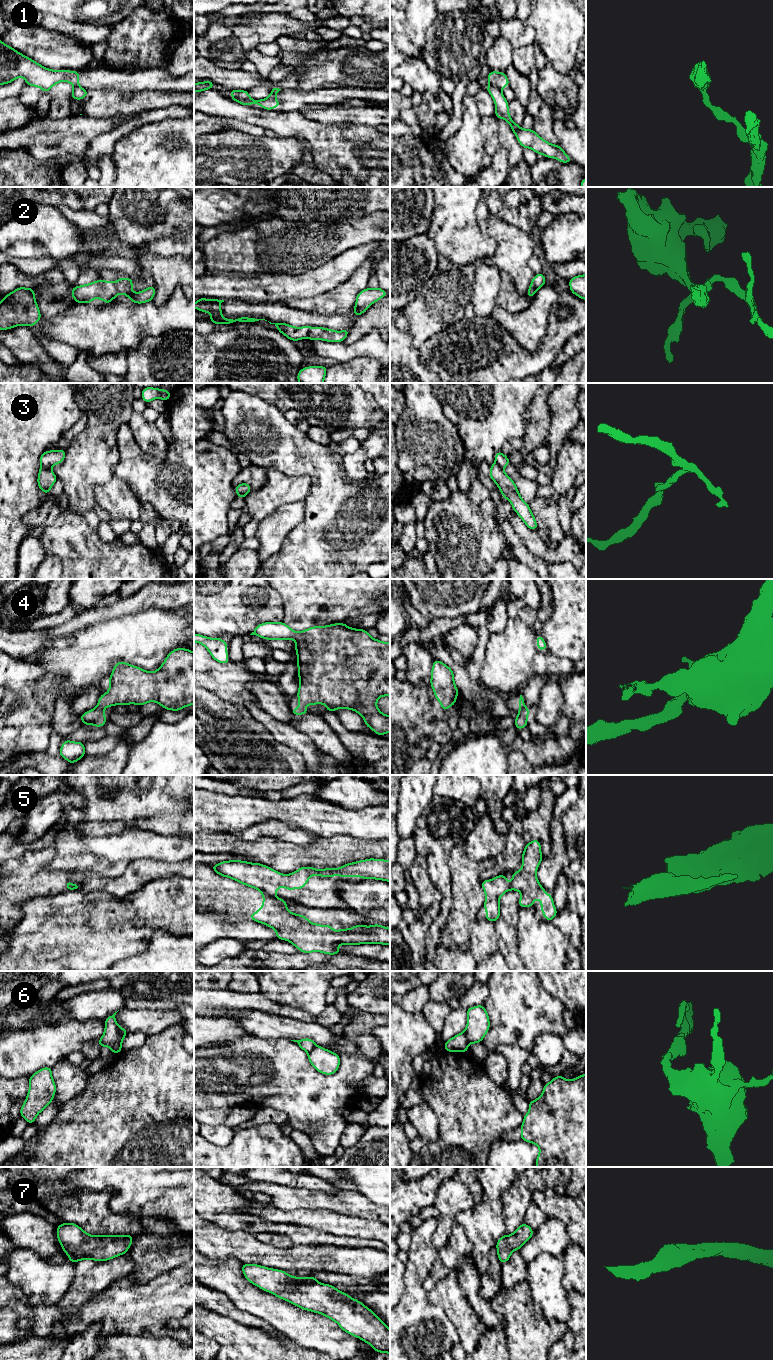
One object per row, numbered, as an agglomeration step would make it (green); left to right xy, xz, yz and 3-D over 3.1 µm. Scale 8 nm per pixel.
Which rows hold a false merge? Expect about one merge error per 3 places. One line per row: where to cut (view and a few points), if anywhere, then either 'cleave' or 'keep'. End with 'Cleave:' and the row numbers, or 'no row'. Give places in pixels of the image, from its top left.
1: cut yz (490, 83), (500, 90); cleave
2: cut xy (113, 283), (118, 293); cleave
3: cut xy (41, 466), (50, 467); cleave
4: cut xy (97, 706), (102, 709); cleave
5: cut xz (261, 892), (272, 896); cleave
6: cut xy (115, 1022), (118, 1033), (123, 1038); cleave
7: cut none; keep
Cleave: 1, 2, 3, 4, 5, 6

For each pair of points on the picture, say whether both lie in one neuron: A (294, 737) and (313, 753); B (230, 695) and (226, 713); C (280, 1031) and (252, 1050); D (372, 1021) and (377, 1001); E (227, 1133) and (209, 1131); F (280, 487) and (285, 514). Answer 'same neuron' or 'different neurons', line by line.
A: same neuron
B: different neurons
C: different neurons
D: different neurons
E: same neuron
F: different neurons

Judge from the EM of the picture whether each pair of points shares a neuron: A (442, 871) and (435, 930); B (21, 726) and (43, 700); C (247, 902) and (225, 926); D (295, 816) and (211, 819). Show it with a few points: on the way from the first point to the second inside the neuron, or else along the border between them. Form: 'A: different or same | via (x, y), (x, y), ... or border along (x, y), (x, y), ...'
A: same | via (444, 886), (446, 890), (446, 904), (443, 915)
B: same | via (24, 720), (38, 706)
C: different | border along (208, 912), (218, 912), (231, 921), (254, 921)
D: same | via (274, 811), (232, 812)

